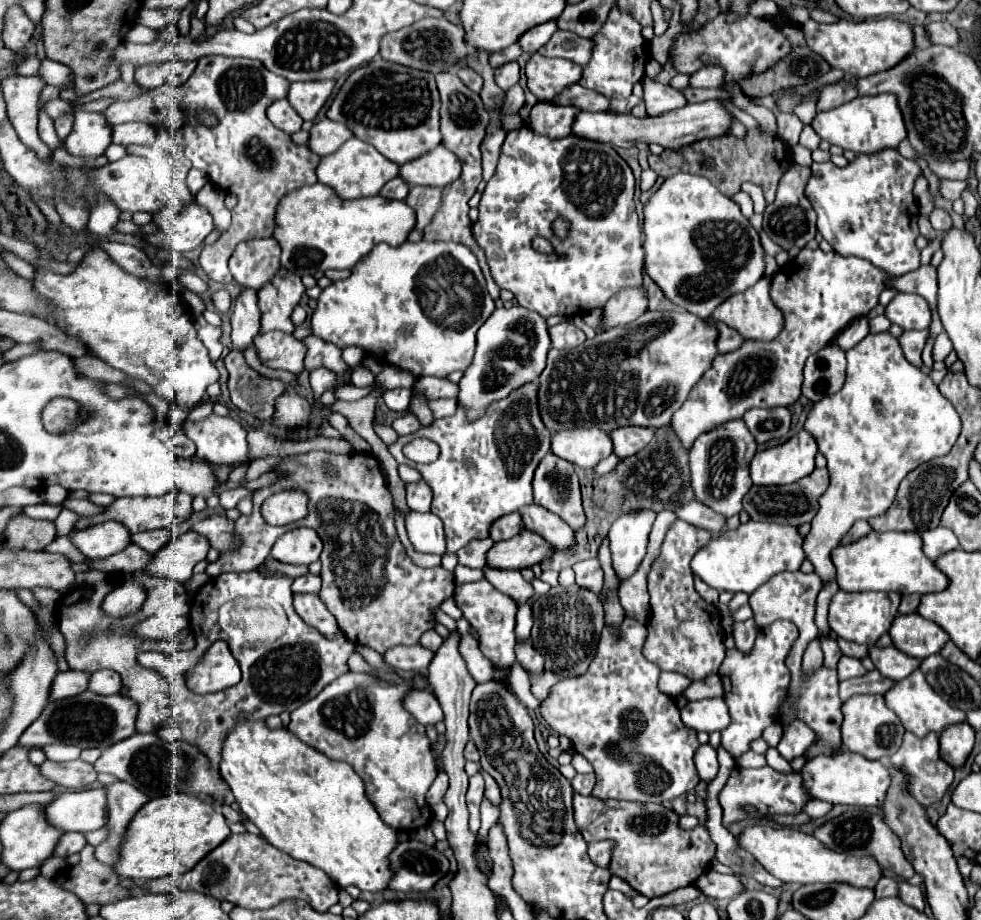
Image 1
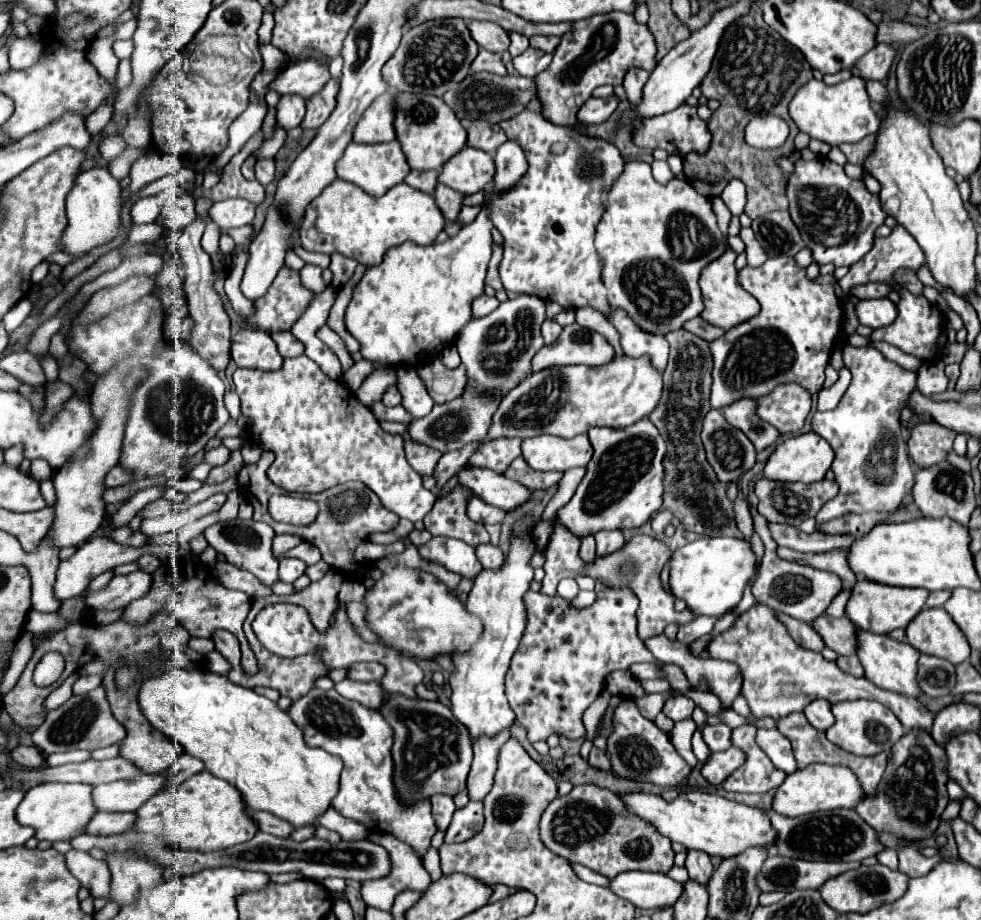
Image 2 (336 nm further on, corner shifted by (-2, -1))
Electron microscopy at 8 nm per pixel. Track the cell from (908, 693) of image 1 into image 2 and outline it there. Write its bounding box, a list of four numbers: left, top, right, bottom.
[857,629,919,697]

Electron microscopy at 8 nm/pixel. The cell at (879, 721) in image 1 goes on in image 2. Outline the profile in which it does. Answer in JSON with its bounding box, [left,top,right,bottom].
[827,701,905,755]

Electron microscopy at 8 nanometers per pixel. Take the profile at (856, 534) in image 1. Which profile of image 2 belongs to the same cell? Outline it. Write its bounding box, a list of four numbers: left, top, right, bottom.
[777,547,857,591]

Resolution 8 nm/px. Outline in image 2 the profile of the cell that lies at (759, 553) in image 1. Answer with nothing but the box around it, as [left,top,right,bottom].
[671,537,757,615]

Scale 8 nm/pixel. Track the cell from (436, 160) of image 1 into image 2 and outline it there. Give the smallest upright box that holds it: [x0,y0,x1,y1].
[437,147,495,195]

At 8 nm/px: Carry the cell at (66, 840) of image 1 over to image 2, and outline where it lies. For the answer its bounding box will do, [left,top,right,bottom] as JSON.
[87,813,137,835]

